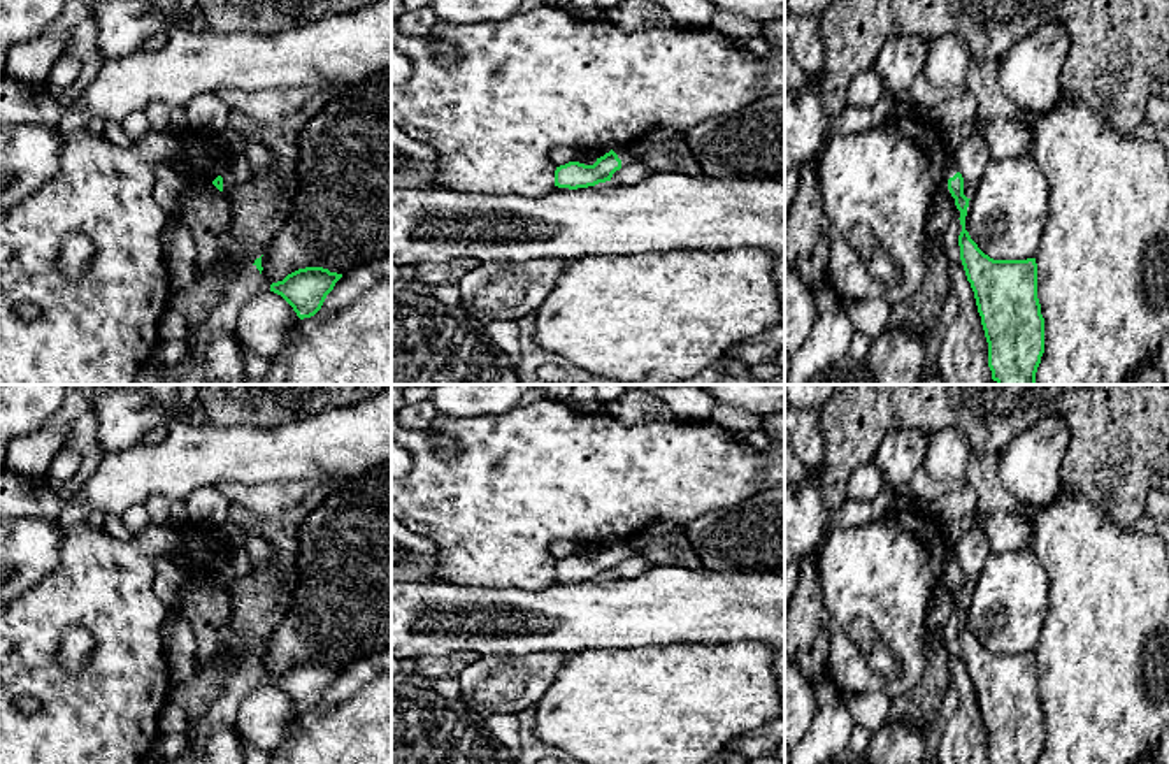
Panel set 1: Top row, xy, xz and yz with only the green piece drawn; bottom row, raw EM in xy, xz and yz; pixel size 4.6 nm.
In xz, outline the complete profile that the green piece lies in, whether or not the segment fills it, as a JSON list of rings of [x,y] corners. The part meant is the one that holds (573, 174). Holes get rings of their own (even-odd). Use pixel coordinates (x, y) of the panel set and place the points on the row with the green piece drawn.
[[[614,148],[604,156],[597,158],[593,165],[569,162],[556,167],[555,186],[569,190],[595,186],[599,183],[611,181],[616,170],[632,162],[639,160],[628,148]]]

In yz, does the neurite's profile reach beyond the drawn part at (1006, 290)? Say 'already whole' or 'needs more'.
needs more

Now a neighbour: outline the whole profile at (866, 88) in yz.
[[[874,68],[862,70],[851,81],[846,93],[846,105],[872,107],[883,97],[883,83]]]

